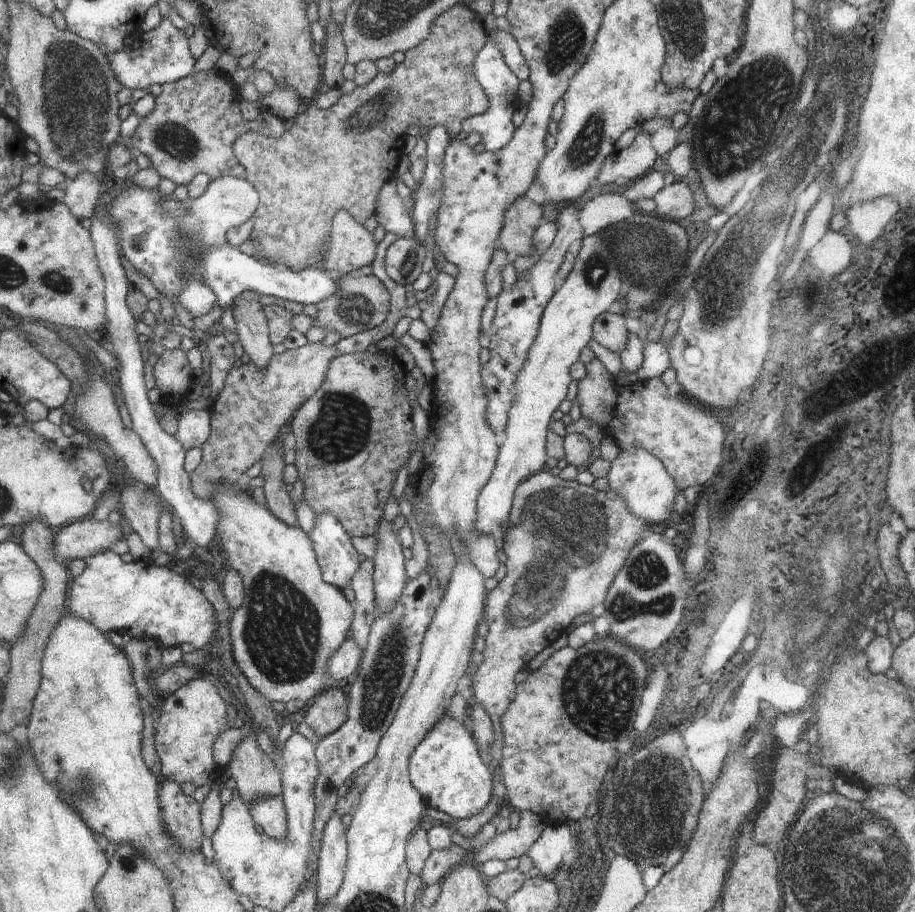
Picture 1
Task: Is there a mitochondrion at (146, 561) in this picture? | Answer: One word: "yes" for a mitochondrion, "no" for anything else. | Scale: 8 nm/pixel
no

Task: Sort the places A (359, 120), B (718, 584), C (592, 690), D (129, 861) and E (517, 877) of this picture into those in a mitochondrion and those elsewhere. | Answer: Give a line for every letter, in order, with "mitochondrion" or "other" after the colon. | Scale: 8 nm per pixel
A: mitochondrion
B: other
C: mitochondrion
D: mitochondrion
E: other

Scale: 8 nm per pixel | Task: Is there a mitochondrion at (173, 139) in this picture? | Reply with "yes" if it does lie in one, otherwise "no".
yes

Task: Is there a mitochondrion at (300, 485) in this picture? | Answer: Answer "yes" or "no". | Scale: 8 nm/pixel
no

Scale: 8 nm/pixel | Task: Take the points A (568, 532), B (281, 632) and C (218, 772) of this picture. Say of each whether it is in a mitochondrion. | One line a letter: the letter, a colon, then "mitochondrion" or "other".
A: mitochondrion
B: mitochondrion
C: other

